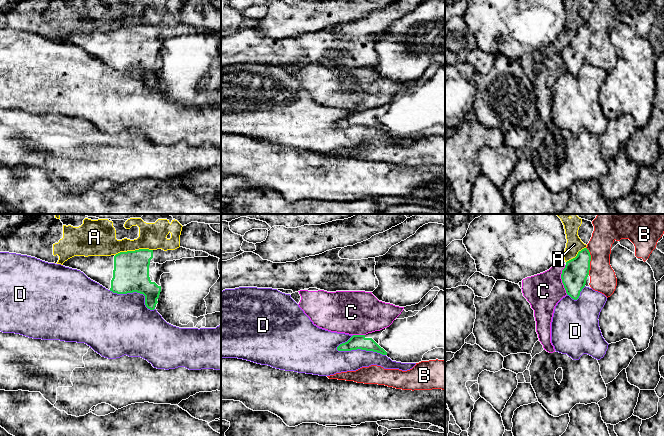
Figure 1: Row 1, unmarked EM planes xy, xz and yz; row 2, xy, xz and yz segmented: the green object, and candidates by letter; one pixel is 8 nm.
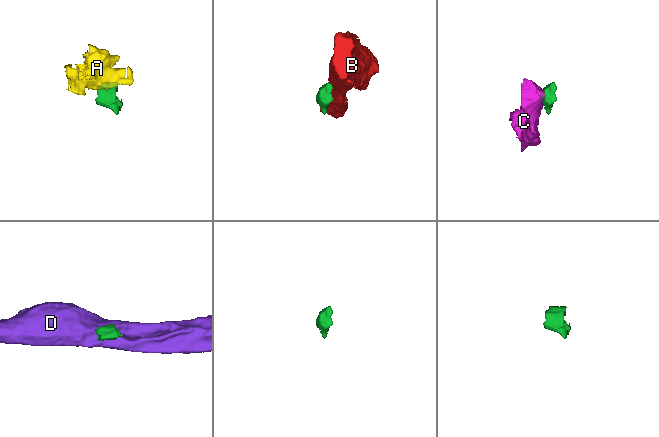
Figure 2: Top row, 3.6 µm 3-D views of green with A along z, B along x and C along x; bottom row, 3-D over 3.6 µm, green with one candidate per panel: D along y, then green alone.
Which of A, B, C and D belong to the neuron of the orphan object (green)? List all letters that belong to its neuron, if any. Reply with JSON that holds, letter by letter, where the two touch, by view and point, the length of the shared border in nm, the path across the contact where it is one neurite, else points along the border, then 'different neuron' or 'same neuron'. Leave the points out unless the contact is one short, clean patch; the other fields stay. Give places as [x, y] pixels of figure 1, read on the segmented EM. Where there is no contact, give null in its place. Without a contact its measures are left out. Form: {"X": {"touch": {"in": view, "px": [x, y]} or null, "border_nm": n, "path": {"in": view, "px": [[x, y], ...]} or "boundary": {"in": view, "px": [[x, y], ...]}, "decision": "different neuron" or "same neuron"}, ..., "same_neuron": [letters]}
{"A": {"touch": {"in": "xy", "px": [133, 251]}, "border_nm": 300, "boundary": {"in": "xy", "px": [[152, 249], [120, 251], [115, 255]]}, "decision": "different neuron"}, "B": {"touch": {"in": "yz", "px": [590, 260]}, "border_nm": 220, "boundary": {"in": "yz", "px": [[586, 247], [590, 255], [589, 274]]}, "decision": "different neuron"}, "C": {"touch": {"in": "yz", "px": [562, 280]}, "border_nm": 240, "boundary": {"in": "yz", "px": [[564, 265], [561, 271], [561, 282], [567, 294]]}, "decision": "different neuron"}, "D": {"touch": {"in": "xz", "px": [360, 348]}, "border_nm": 400, "decision": "different neuron"}, "same_neuron": []}

